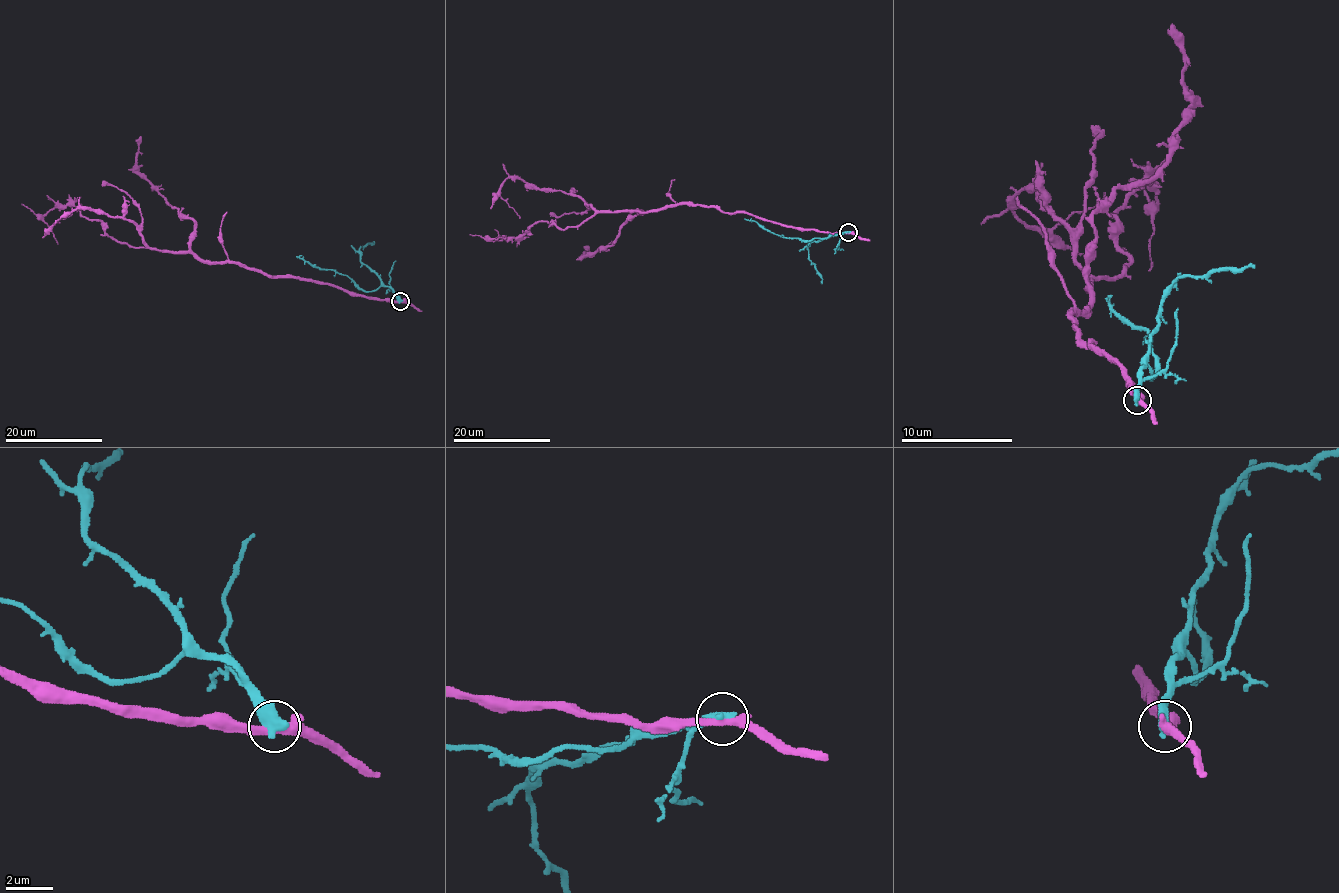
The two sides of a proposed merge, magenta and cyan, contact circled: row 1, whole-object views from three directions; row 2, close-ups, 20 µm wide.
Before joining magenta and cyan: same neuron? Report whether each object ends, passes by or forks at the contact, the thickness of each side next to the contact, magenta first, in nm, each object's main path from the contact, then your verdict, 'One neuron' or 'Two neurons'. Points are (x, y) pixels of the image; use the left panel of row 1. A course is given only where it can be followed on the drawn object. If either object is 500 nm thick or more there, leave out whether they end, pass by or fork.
Thickness 280 nm (magenta) against 550 nm. Course of magenta: (400, 301), (351, 296), (327, 284), (151, 249), (132, 222), (80, 208), (66, 212), (52, 225), (71, 209). Course of cyan: (400, 301), (388, 286), (364, 291), (346, 275), (312, 267), (296, 256). Two neurons

